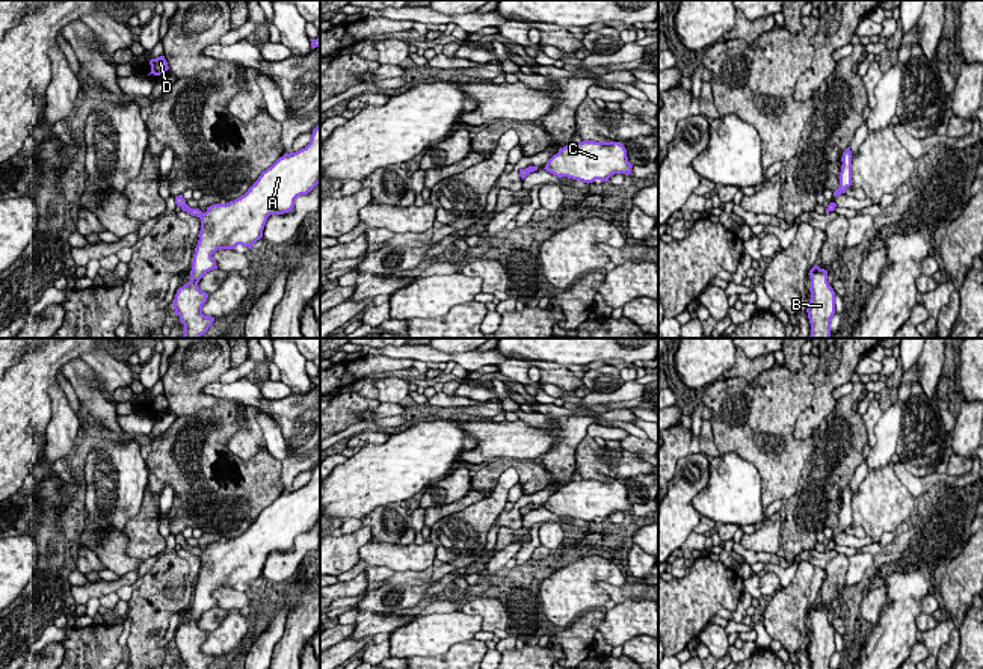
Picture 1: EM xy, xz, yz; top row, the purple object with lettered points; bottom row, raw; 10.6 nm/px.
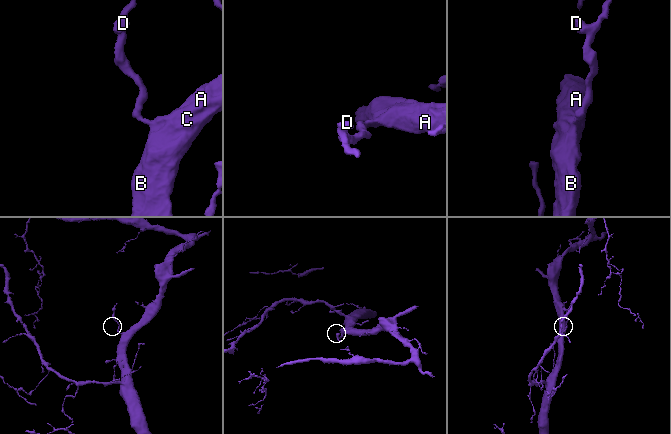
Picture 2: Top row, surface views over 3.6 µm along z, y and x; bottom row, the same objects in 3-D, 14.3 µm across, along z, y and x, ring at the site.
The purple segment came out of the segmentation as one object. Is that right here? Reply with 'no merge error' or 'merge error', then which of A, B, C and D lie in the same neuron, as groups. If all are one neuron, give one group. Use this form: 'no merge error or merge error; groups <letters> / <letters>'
no merge error; groups A B C D

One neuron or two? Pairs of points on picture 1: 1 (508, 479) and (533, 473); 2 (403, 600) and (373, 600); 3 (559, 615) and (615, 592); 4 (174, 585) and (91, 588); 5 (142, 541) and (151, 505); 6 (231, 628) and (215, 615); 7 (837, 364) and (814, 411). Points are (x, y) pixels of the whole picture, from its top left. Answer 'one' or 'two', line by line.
1: two
2: one
3: two
4: two
5: one
6: two
7: one

